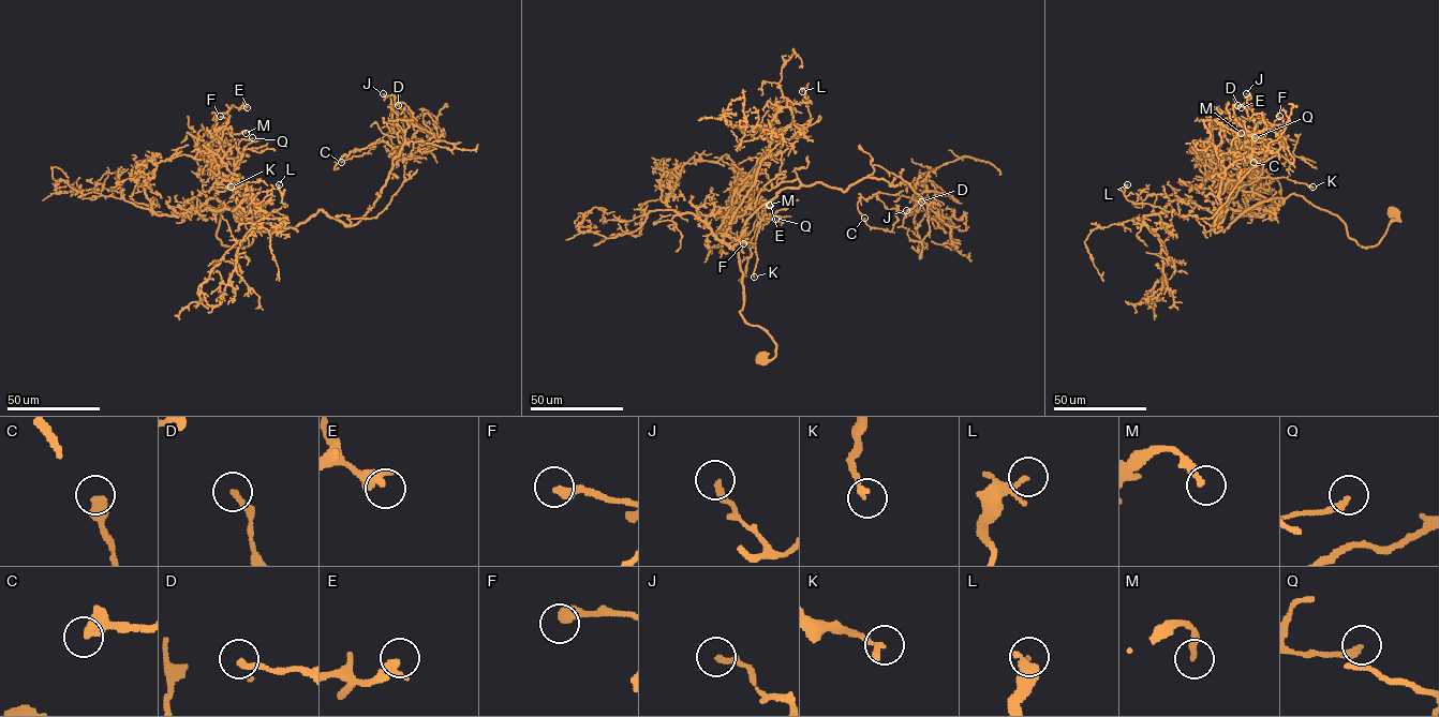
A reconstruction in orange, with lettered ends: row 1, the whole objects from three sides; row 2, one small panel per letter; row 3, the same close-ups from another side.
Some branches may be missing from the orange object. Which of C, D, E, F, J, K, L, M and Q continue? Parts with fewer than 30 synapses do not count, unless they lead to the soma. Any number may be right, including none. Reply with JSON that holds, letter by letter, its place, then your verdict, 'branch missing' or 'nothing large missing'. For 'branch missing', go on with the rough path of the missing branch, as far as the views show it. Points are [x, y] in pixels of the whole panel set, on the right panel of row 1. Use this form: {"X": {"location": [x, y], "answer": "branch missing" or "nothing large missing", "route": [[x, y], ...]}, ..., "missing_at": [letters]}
{"C": {"location": [1254, 162], "answer": "nothing large missing"}, "D": {"location": [1237, 105], "answer": "nothing large missing"}, "E": {"location": [1241, 107], "answer": "nothing large missing"}, "F": {"location": [1279, 116], "answer": "nothing large missing"}, "J": {"location": [1246, 93], "answer": "nothing large missing"}, "K": {"location": [1313, 187], "answer": "nothing large missing"}, "L": {"location": [1127, 184], "answer": "nothing large missing"}, "M": {"location": [1241, 133], "answer": "nothing large missing"}, "Q": {"location": [1255, 137], "answer": "nothing large missing"}, "missing_at": []}

